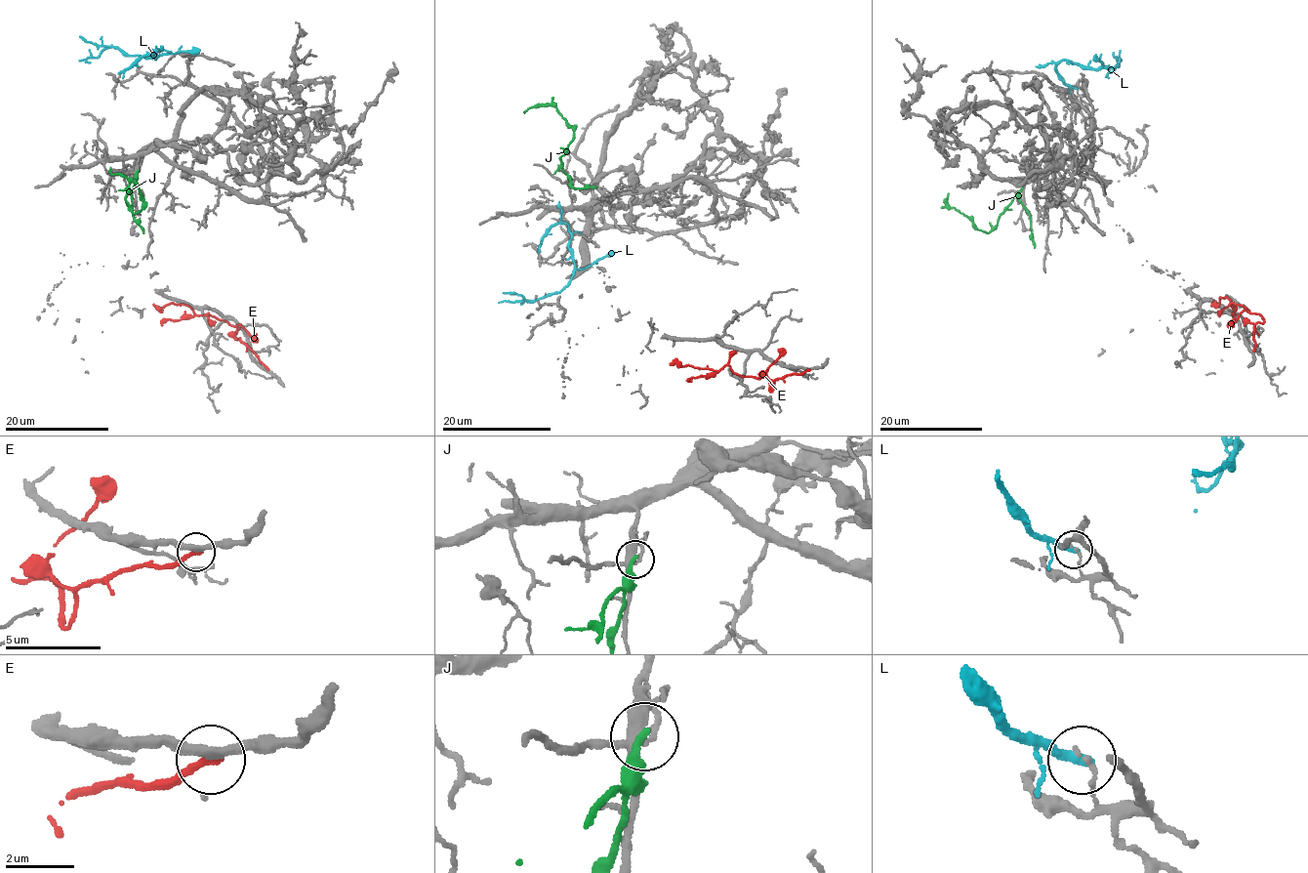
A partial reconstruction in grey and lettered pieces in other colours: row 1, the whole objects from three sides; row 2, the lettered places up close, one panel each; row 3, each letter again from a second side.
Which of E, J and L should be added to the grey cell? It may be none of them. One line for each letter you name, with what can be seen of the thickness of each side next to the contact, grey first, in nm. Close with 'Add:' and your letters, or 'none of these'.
Add: none of these

